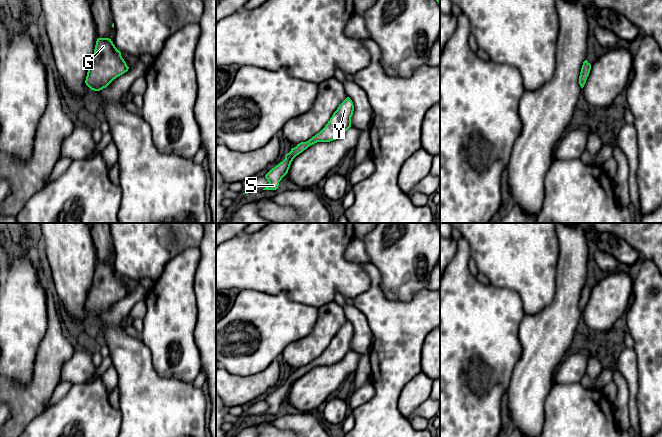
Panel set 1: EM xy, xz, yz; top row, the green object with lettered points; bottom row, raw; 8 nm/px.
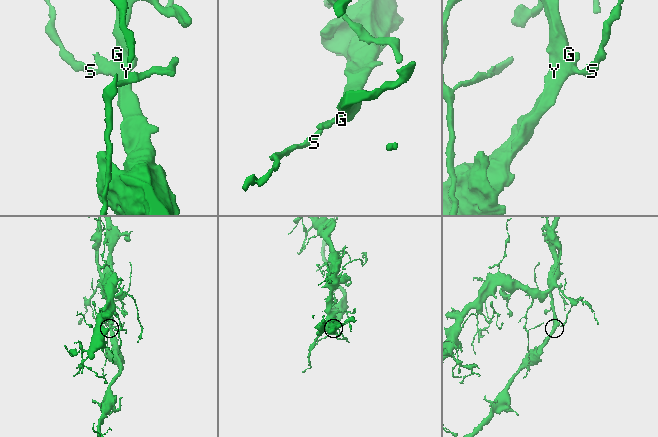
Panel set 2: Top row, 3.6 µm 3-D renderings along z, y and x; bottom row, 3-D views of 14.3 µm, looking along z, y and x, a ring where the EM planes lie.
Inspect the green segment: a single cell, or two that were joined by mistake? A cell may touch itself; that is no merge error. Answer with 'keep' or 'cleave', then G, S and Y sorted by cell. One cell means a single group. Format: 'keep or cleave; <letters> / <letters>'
cleave; G Y / S

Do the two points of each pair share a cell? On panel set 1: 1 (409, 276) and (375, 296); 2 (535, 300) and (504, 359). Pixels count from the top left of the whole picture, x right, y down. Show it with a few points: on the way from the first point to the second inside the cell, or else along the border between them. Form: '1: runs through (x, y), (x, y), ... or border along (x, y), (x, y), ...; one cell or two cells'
1: border along (377, 268), (382, 292), (388, 298), (404, 302); two cells
2: border along (515, 292), (520, 298), (524, 314); two cells

